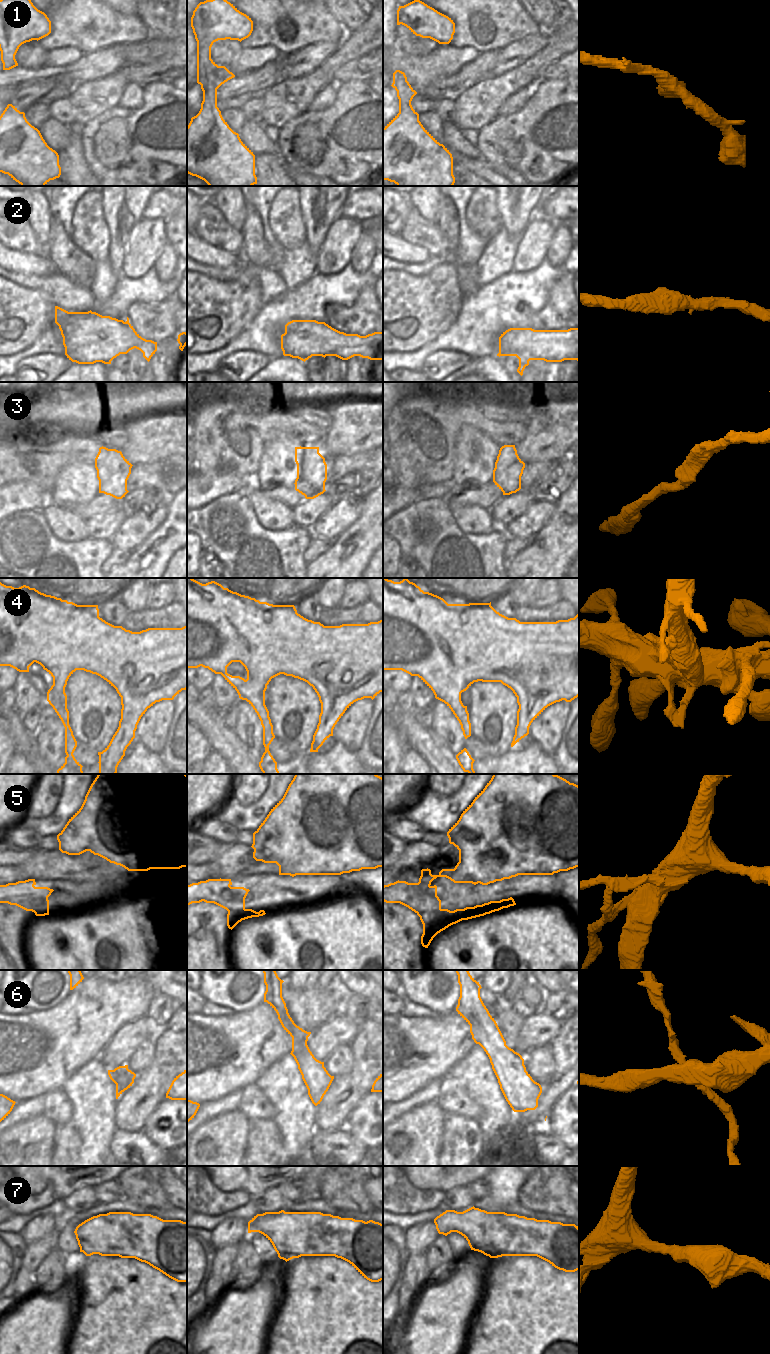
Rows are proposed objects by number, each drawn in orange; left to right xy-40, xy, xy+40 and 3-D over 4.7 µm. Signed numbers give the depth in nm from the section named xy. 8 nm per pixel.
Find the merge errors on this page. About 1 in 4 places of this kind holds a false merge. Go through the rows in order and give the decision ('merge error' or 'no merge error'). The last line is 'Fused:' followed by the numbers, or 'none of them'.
1: no merge error
2: no merge error
3: no merge error
4: merge error
5: merge error
6: merge error
7: no merge error
Fused: 4, 5, 6

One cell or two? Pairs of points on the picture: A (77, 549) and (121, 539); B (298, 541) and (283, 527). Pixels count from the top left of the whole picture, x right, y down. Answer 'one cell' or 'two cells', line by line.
A: two cells
B: two cells

